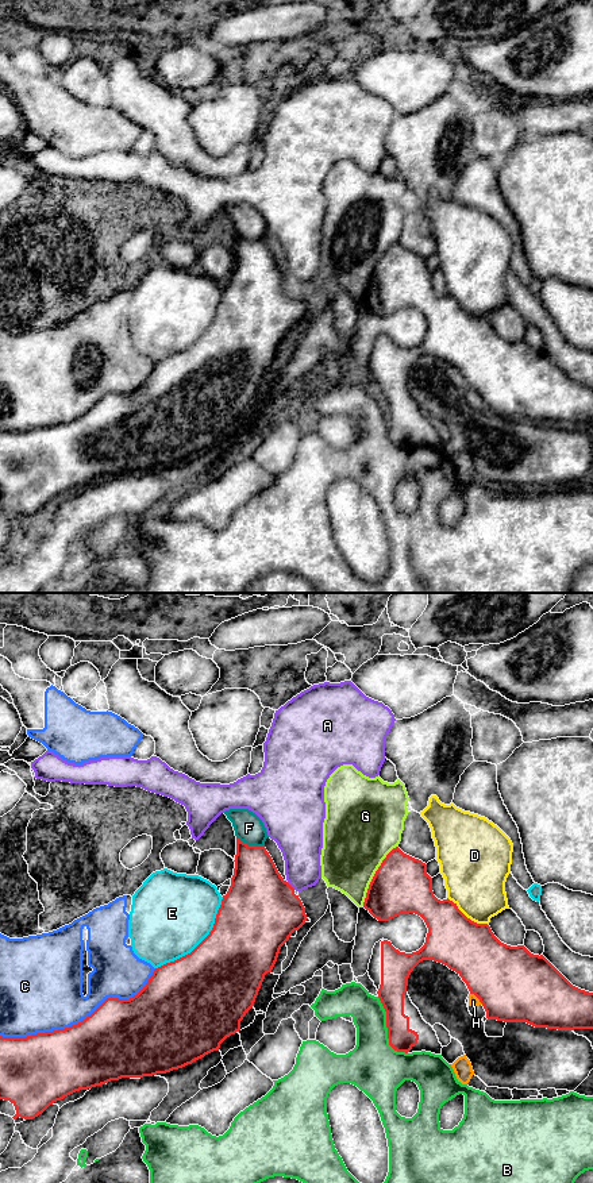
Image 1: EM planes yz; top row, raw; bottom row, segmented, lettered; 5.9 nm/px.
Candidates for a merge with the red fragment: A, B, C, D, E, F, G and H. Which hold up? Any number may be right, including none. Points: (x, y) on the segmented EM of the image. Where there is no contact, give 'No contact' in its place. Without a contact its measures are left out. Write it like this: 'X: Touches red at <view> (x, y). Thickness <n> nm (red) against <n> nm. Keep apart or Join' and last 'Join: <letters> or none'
A: Touches red at yz (289, 885). Thickness 460 nm (red) against 240 nm. Keep apart
B: Touches red at yz (388, 1029). Thickness 160 nm (red) against 320 nm. Keep apart
C: Touches red at yz (81, 1021). Thickness 460 nm (red) against 400 nm. Keep apart
D: Touches red at yz (466, 917). Thickness 320 nm (red) against 360 nm. Keep apart
E: Touches red at yz (201, 941). Thickness 480 nm (red) against 480 nm. Keep apart
F: Touches red at yz (250, 846). Thickness 320 nm (red) against 180 nm. Keep apart
G: Touches red at yz (374, 875). Thickness 340 nm (red) against 400 nm. Keep apart
H: Touches red at yz (477, 997). Thickness 440 nm (red) against 60 nm. Keep apart
Join: none

